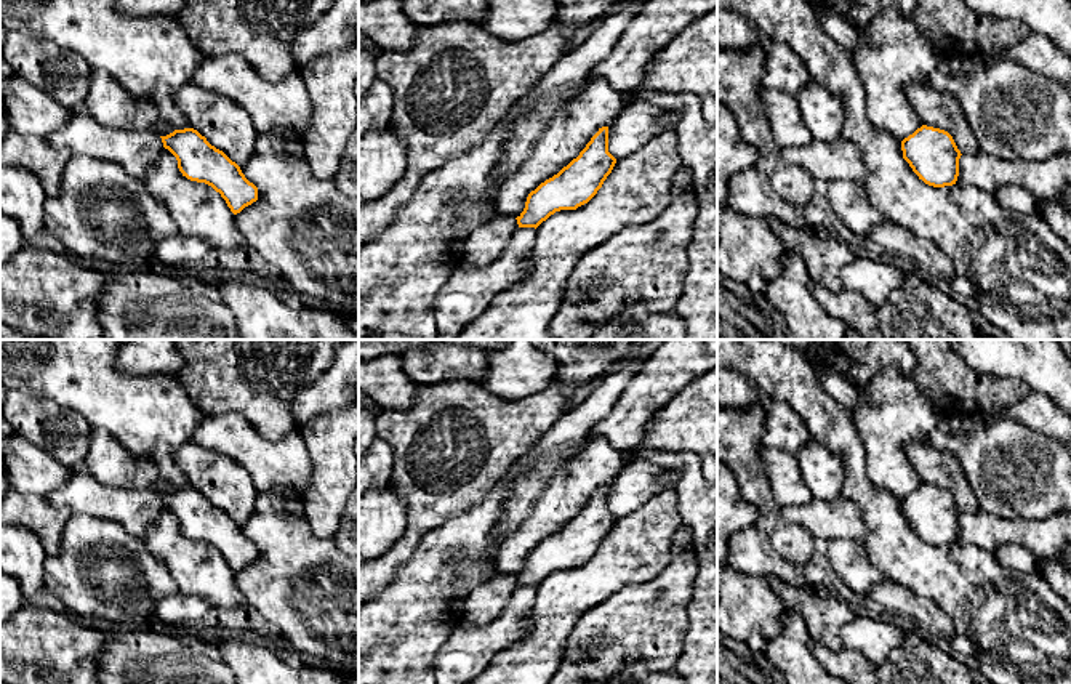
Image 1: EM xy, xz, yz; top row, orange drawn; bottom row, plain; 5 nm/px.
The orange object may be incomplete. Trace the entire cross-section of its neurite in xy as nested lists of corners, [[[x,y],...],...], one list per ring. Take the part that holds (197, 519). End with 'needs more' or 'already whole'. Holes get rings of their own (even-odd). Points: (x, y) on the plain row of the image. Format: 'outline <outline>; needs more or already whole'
outline [[[174,489],[160,497],[163,506],[176,516],[183,535],[211,545],[234,573],[258,559],[258,546],[245,537],[240,525],[197,489]]]; already whole

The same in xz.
outline [[[602,485],[576,517],[528,553],[523,570],[515,577],[519,586],[536,588],[556,570],[588,562],[615,522],[616,517],[608,511],[608,485]]]; already whole

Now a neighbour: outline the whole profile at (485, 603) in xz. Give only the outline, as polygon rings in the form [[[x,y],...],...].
[[[498,573],[463,601],[459,617],[472,626],[485,626],[501,614],[517,588],[515,577]]]

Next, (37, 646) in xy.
[[[24,602],[0,623],[0,681],[5,684],[101,684],[99,654],[106,631],[85,626],[62,612]]]

